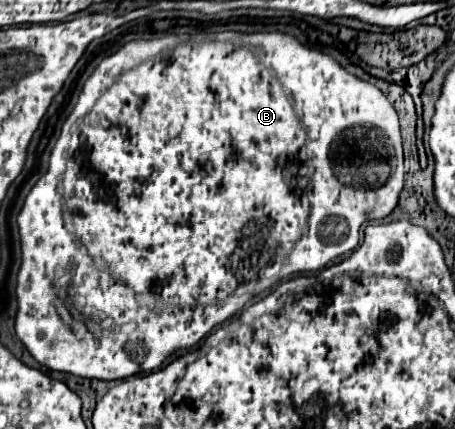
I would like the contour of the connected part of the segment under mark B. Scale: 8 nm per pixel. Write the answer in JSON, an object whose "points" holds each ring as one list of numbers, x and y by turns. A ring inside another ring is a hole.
{"points":[[202,30,193,35,166,33,150,40,130,41,116,52,104,57,84,83,76,105,62,124,60,135,52,149,48,171,32,187,32,191,28,193,24,205,18,213,22,265,18,271,18,285,16,285,16,297,18,297,16,335,26,345,30,355,36,361,40,361,40,365,54,369,54,371,66,371,66,373,72,373,78,377,106,379,106,381,126,379,126,377,140,375,140,373,150,373,152,369,158,369,172,353,198,345,214,327,218,327,226,319,234,317,238,313,238,309,242,311,244,305,248,305,252,299,260,297,264,291,274,289,278,283,282,283,290,275,316,273,316,271,324,269,332,259,340,259,342,255,352,253,358,247,360,227,366,221,376,221,376,219,384,219,386,215,390,215,392,213,390,197,394,195,394,191,398,195,398,191,402,191,402,187,404,187,404,155,402,155,400,123,398,123,396,109,392,109,392,103,386,101,386,97,380,89,376,89,372,83,348,73,332,55,328,55,320,49,312,49,312,47,300,43,294,35,280,33,280,31,208,33,206,30],[280,81,282,81,284,89,292,93,294,109,292,109,292,97,288,97,288,93,284,93,284,89,280,87],[296,113,302,117,302,121,308,127,308,149,310,149,308,153,306,153,306,141,304,141,304,125,300,125,300,117,296,117],[92,265,96,267,96,271,102,271,100,273,102,279,104,279,104,271,106,271,114,279,120,279,122,285,128,285,128,287,116,287,118,285,116,281,108,281,108,295,106,295,106,291,100,291,100,283,94,281,92,277,88,277,88,273,94,271],[74,273,82,273,80,275,82,281,94,281,94,283,88,285,90,293,88,293,88,301,84,299,82,313,76,313,74,325,66,325,54,307,54,299,56,299,54,287,60,285,60,277,66,277,66,281,68,281,68,283,64,281,64,287,72,285]]}

